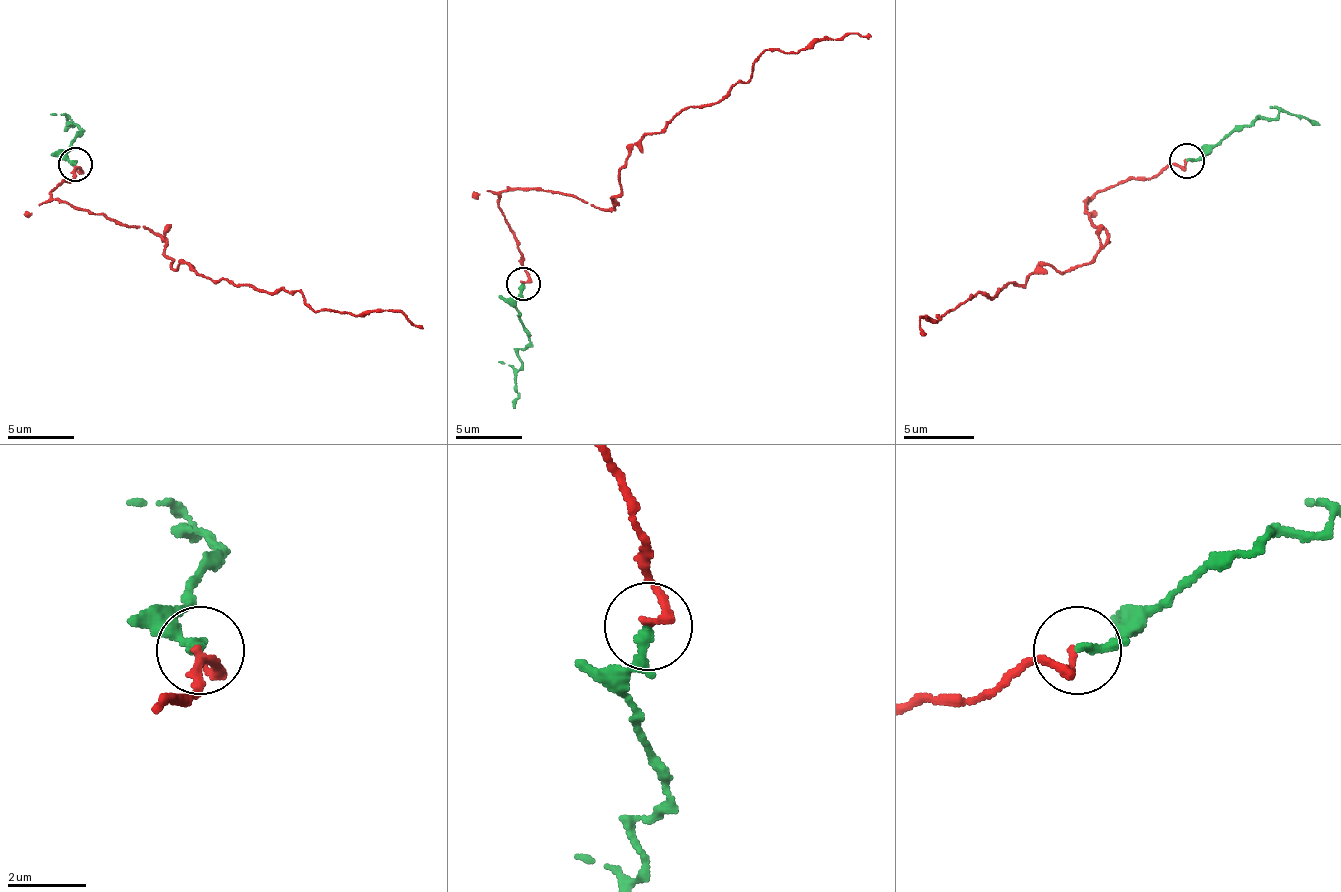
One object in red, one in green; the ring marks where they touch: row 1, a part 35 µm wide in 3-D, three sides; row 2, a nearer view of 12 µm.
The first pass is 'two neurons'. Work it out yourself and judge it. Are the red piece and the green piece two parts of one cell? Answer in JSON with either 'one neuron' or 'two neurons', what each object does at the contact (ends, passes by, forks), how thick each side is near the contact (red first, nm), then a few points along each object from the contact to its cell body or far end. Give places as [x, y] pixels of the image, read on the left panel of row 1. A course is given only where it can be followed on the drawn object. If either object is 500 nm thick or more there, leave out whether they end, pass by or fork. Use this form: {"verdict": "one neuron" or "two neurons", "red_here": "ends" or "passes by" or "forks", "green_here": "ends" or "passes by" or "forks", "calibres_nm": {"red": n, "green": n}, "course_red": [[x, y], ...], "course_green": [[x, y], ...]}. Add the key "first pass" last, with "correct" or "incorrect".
{"verdict": "one neuron", "red_here": "ends", "green_here": "passes by", "calibres_nm": {"red": 200, "green": 160}, "course_red": [[74, 163], [81, 170], [51, 193], [157, 236], [170, 266], [300, 293], [316, 309], [393, 309], [423, 329]], "course_green": [[74, 163], [67, 157], [81, 133], [67, 120], [64, 130]], "first pass": "incorrect"}

